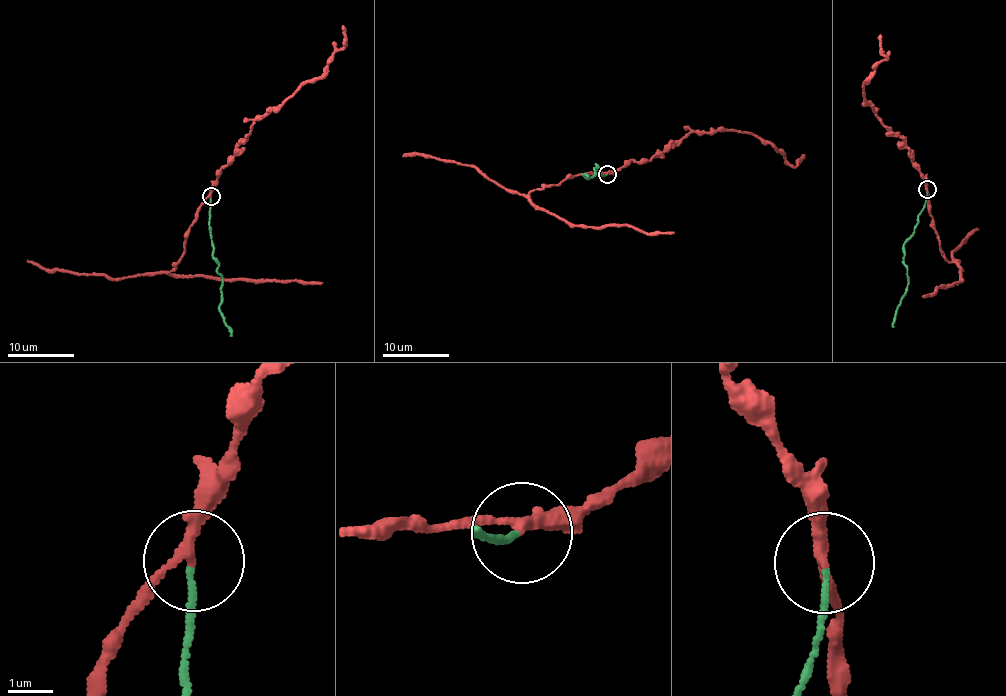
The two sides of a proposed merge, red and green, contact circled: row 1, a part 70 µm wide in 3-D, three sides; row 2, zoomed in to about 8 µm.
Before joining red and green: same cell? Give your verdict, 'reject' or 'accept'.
reject

